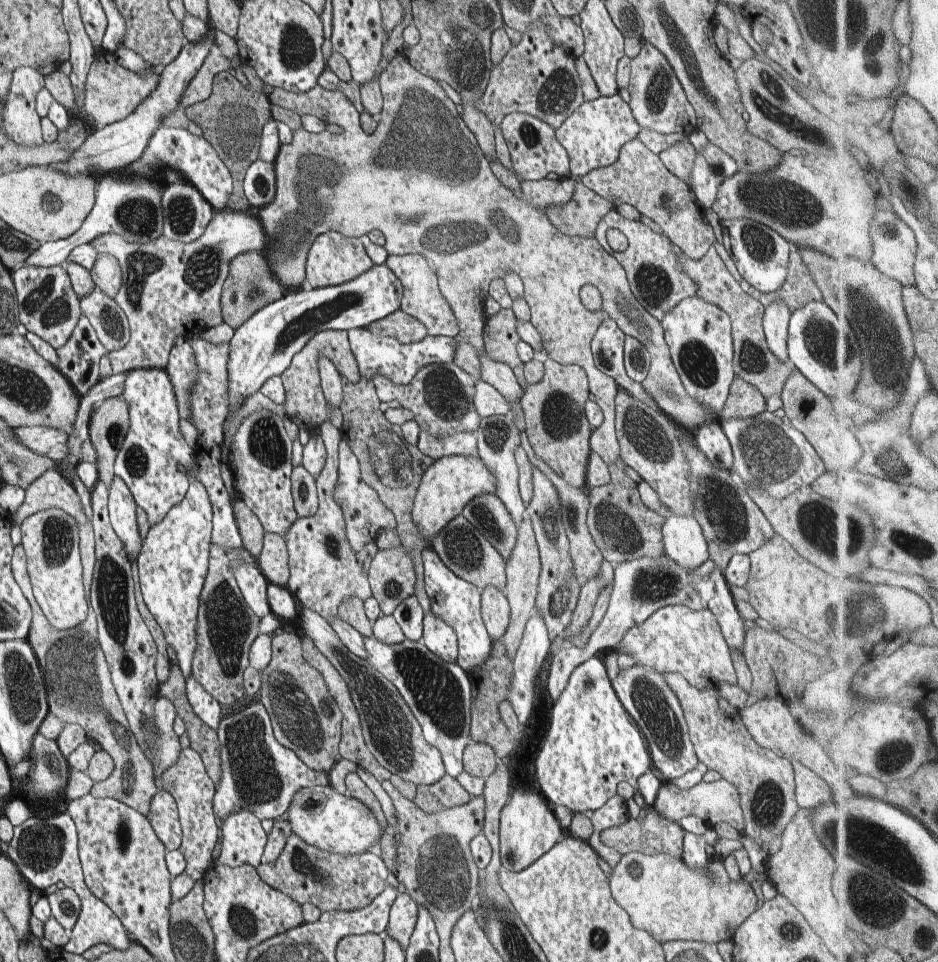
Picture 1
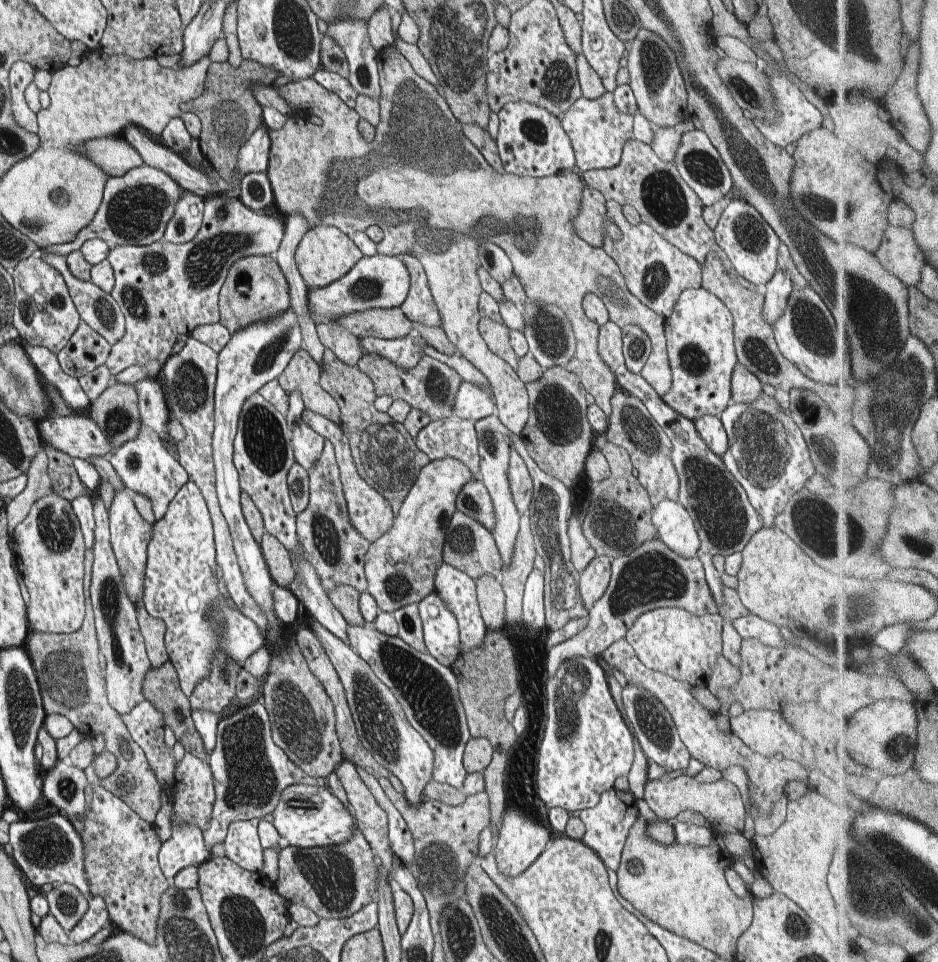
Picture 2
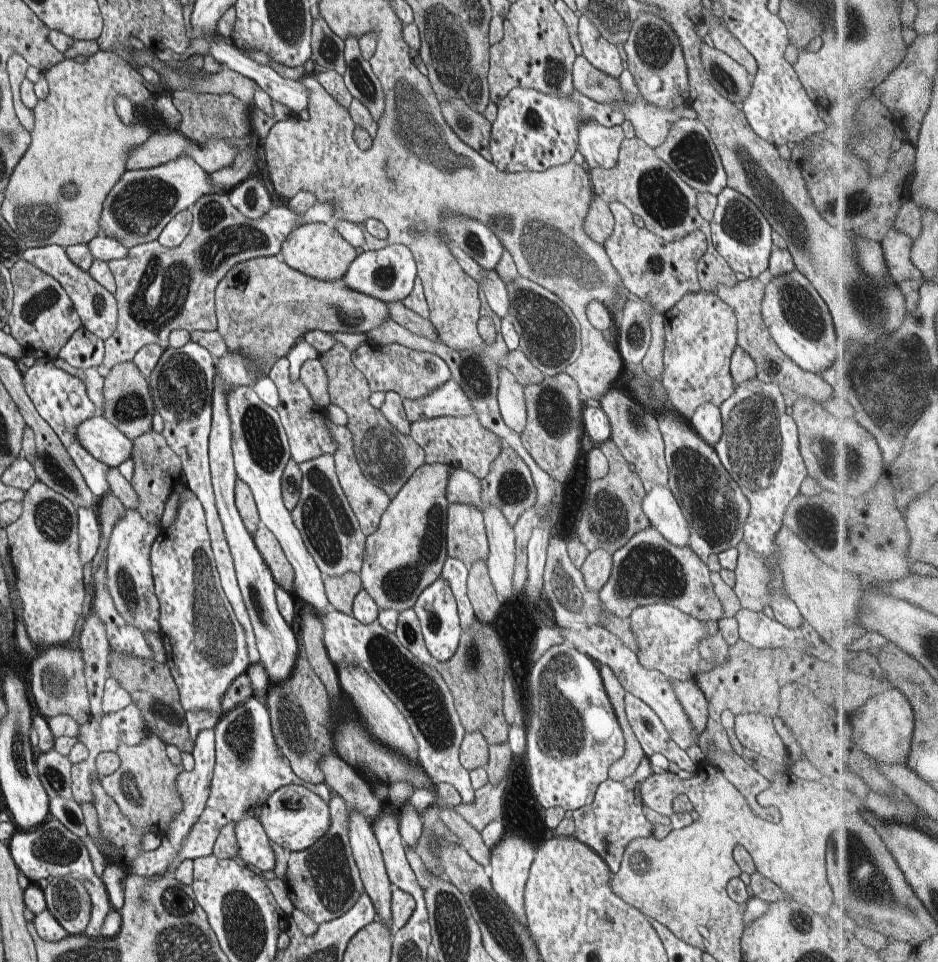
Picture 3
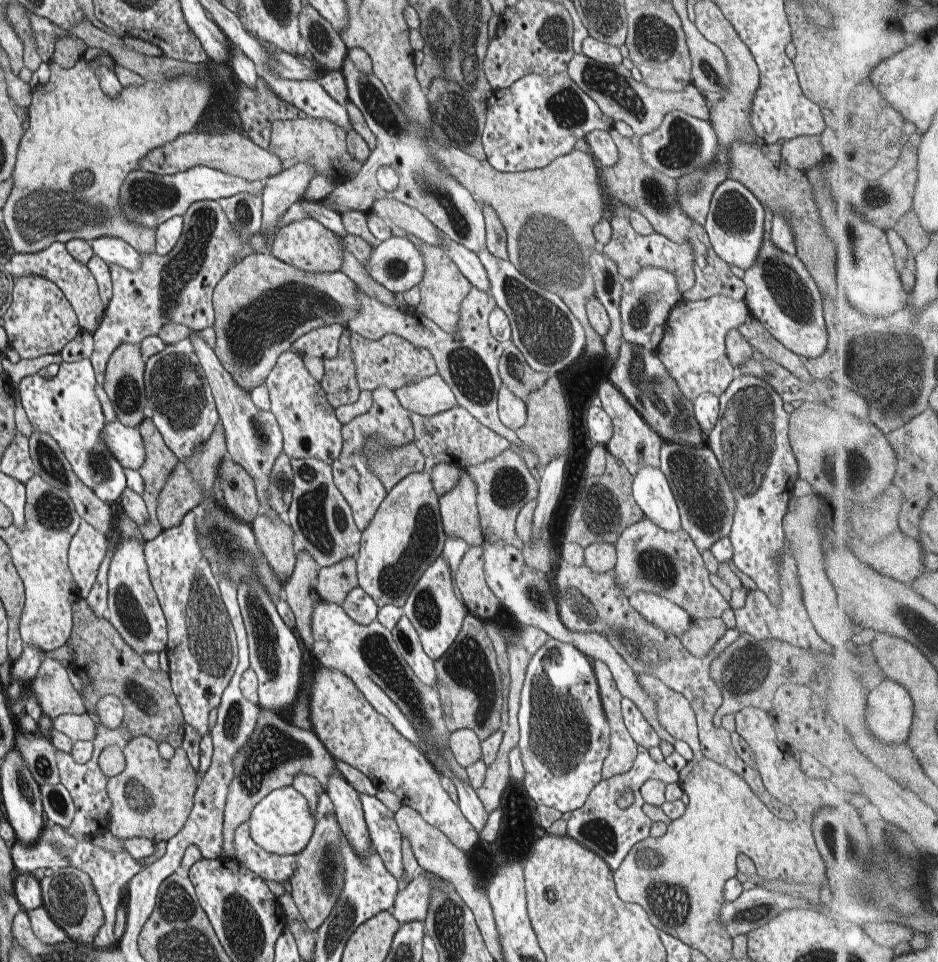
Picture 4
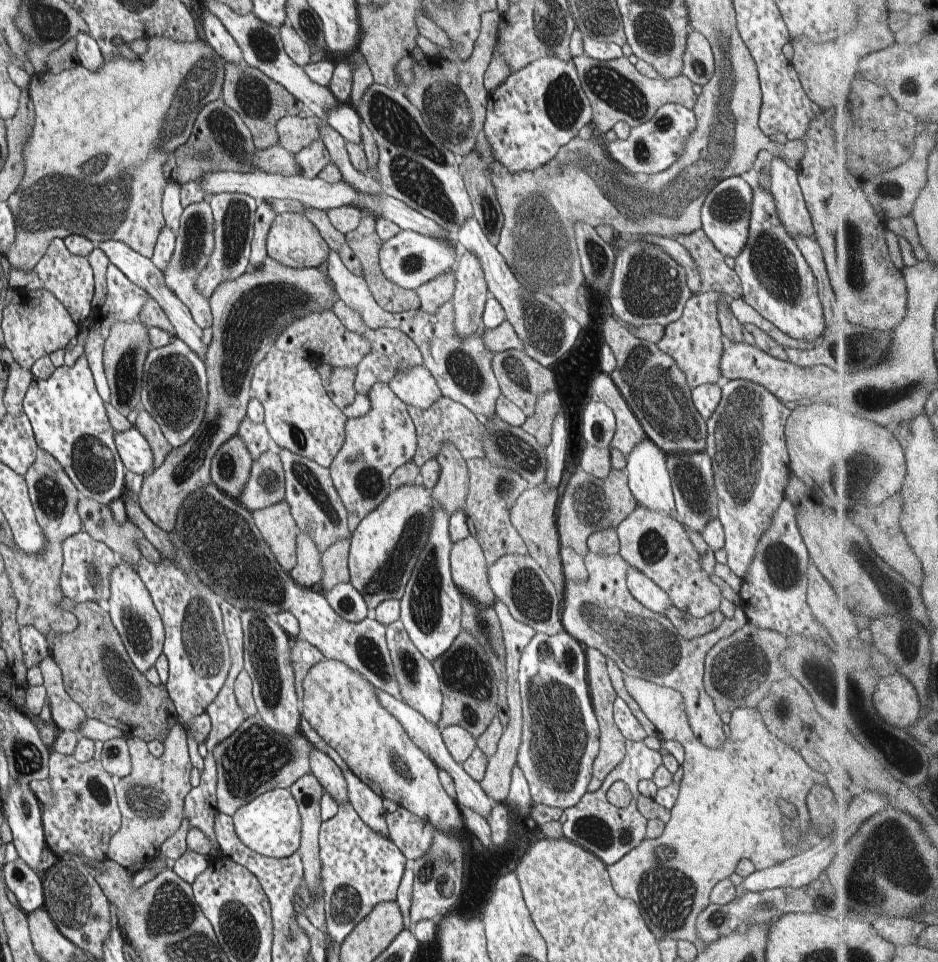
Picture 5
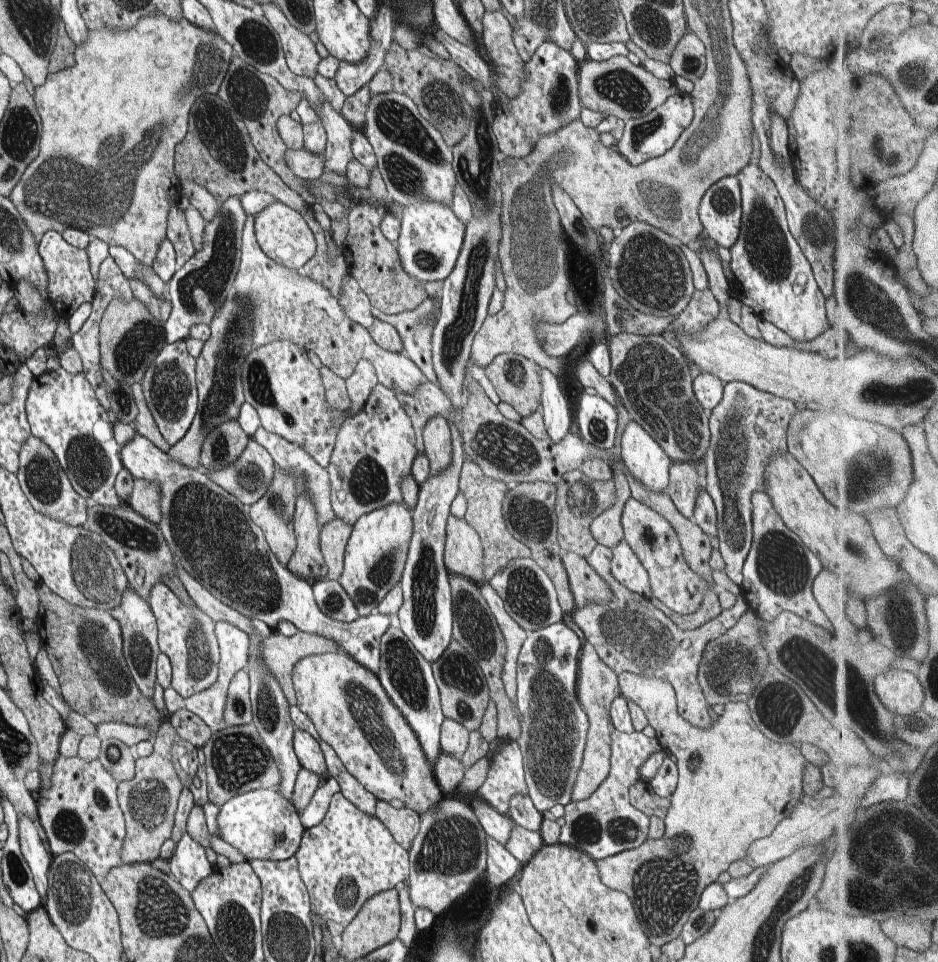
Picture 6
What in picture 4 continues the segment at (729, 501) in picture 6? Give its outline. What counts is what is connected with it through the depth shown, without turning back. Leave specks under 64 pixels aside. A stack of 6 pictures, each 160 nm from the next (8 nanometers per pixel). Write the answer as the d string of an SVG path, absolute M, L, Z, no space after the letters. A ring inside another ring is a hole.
M754 375L735 376L719 396L719 417L706 440L706 444L714 451L737 500L728 536L733 546L732 562L740 572L754 580L758 589L767 594L773 605L778 605L781 601L777 555L785 550L783 518L788 512L793 496L794 482L799 478L797 460L790 444L789 414L782 404L782 397L765 380Z

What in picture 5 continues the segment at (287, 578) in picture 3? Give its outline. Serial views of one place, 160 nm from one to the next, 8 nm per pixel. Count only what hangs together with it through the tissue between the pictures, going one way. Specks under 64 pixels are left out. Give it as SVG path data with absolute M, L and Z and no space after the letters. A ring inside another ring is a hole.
M285 500L280 501L274 506L254 511L252 516L274 558L289 573L296 564L296 543L300 532L289 504Z

